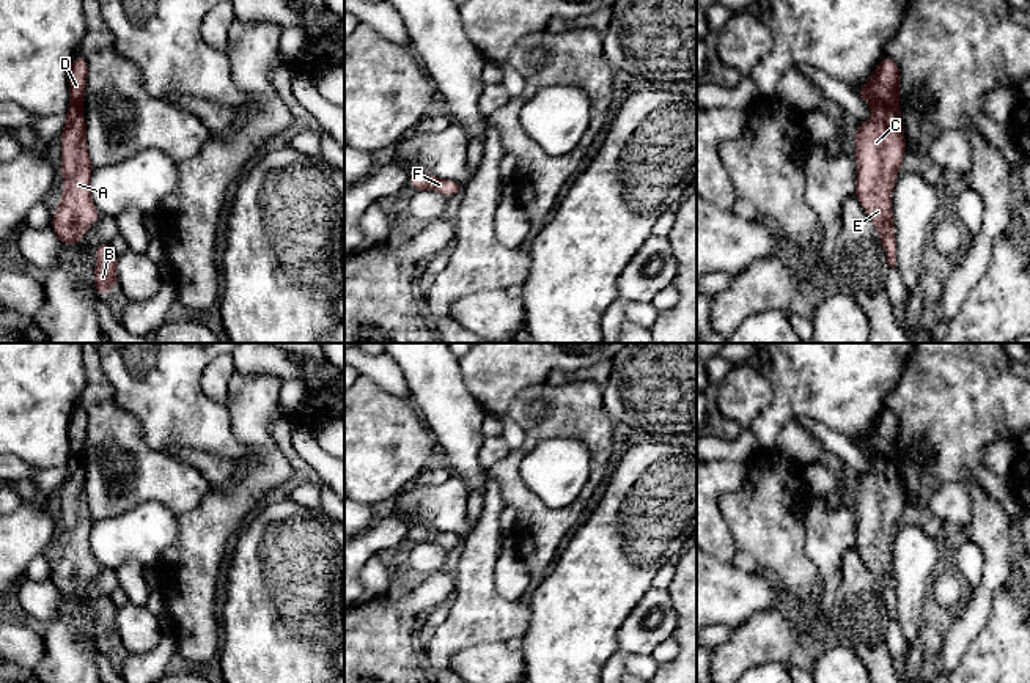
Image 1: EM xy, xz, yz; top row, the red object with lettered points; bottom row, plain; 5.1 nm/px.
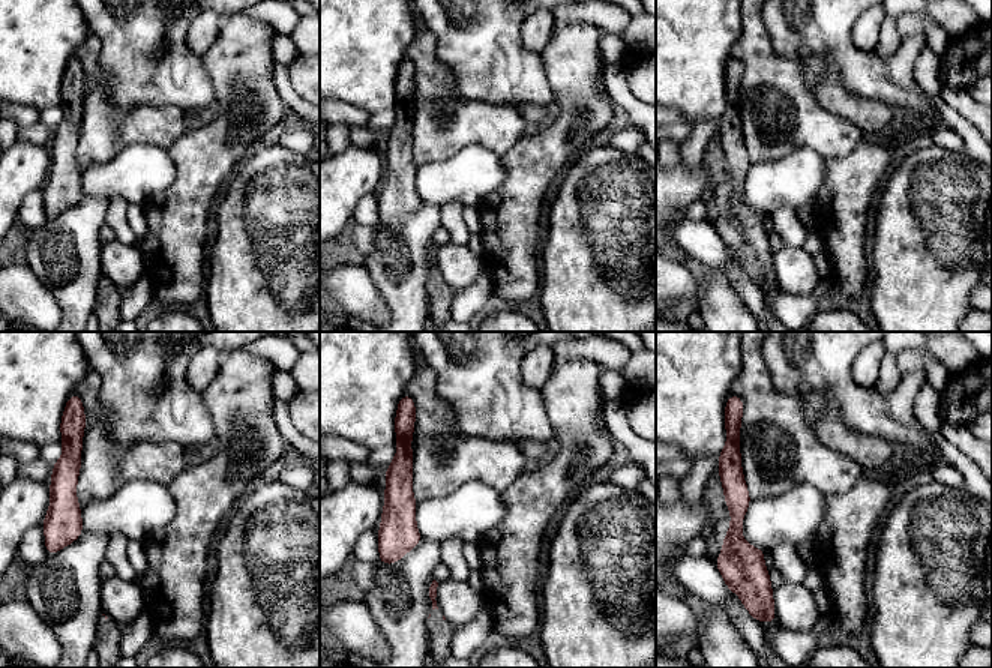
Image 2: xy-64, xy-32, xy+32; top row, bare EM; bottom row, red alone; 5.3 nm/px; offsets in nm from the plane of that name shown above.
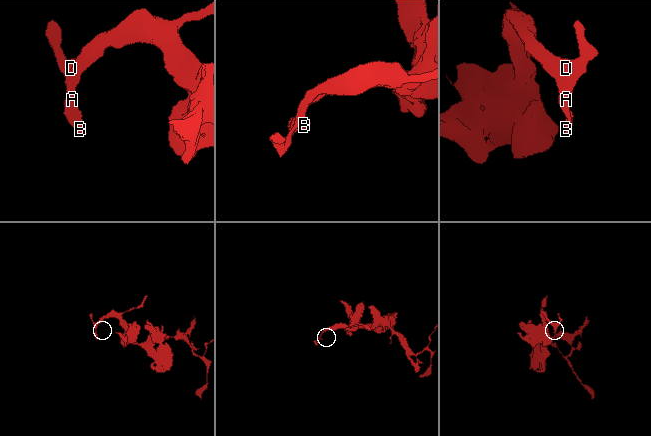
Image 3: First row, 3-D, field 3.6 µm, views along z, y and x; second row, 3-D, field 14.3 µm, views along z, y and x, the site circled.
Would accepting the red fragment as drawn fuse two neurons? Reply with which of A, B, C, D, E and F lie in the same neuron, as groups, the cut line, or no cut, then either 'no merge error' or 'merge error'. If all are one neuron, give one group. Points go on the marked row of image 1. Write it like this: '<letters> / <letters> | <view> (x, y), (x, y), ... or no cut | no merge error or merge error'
A B C D E F | no cut | no merge error

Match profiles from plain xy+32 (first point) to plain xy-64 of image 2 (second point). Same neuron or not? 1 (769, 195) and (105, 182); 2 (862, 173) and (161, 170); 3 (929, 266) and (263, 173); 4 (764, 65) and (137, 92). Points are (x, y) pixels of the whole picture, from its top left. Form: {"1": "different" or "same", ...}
{"1": "same", "2": "different", "3": "same", "4": "different"}

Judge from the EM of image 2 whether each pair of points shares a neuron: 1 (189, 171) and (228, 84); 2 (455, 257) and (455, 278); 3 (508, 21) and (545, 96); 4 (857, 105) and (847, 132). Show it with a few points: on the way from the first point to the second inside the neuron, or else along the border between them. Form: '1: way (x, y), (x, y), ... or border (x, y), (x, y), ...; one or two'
1: way (210, 150), (228, 132), (228, 105); one
2: way (455, 261), (455, 273); one
3: way (508, 39), (508, 59), (527, 78); one
4: border (820, 102), (866, 134); two

